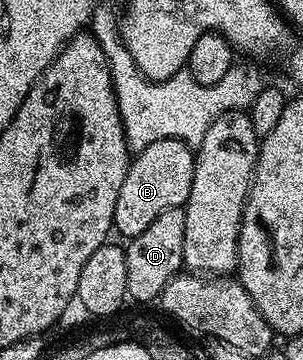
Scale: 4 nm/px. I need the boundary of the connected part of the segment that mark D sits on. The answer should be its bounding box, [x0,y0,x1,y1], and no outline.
[125,207,185,304]

